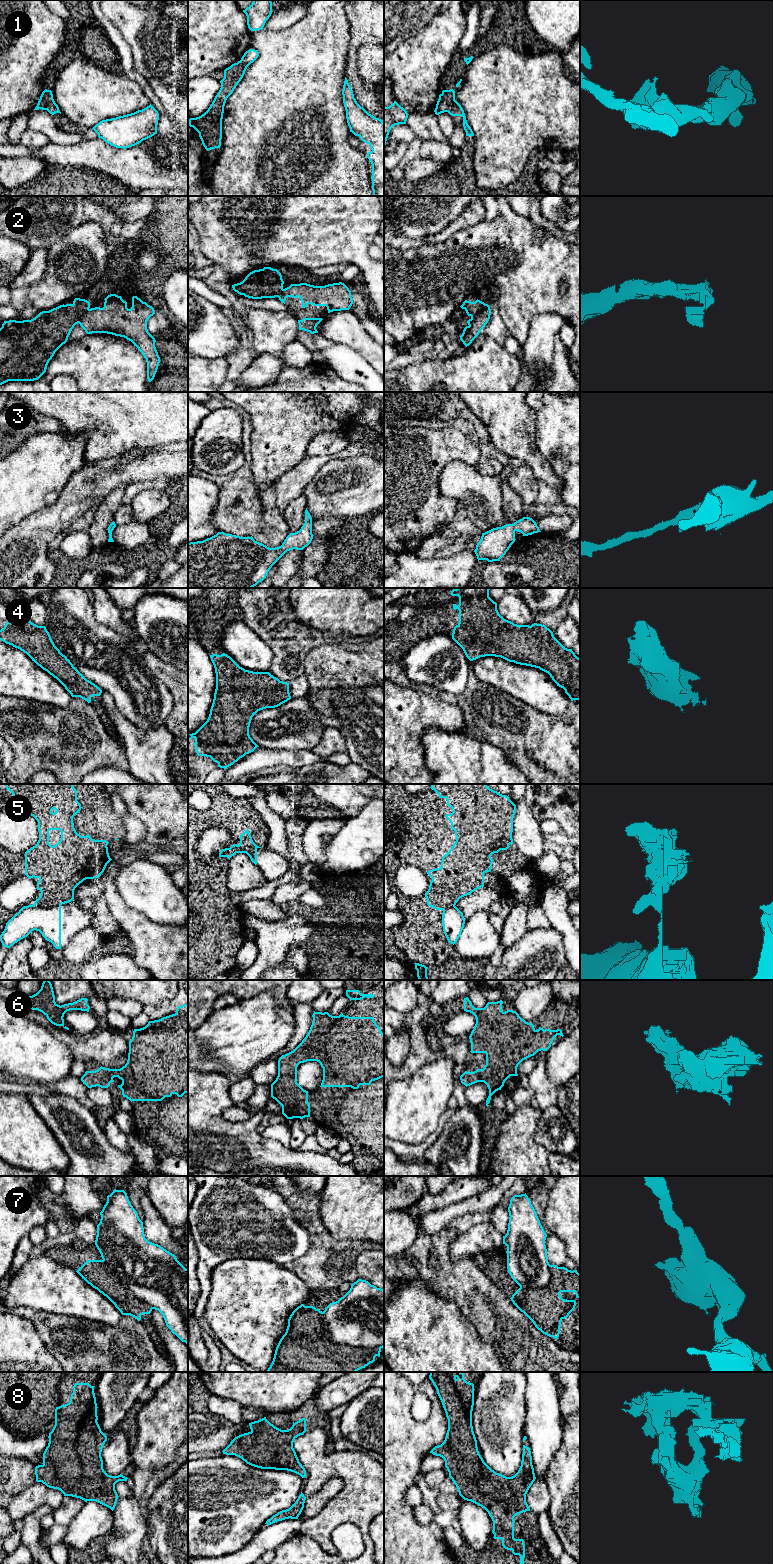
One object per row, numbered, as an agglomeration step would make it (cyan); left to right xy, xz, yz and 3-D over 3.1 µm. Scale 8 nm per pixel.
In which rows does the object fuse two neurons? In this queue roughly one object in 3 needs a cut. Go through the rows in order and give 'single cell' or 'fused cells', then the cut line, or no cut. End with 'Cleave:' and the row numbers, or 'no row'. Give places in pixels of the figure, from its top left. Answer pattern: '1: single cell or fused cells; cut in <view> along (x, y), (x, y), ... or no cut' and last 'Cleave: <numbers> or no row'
1: single cell; no cut
2: fused cells; cut in yz along (486, 304), (461, 336)
3: single cell; no cut
4: single cell; no cut
5: fused cells; cut in xy along (60, 904), (52, 906), (32, 905)
6: single cell; no cut
7: fused cells; cut in xz along (322, 1312), (322, 1334), (327, 1338), (337, 1343), (380, 1348)
8: single cell; no cut
Cleave: 2, 5, 7

